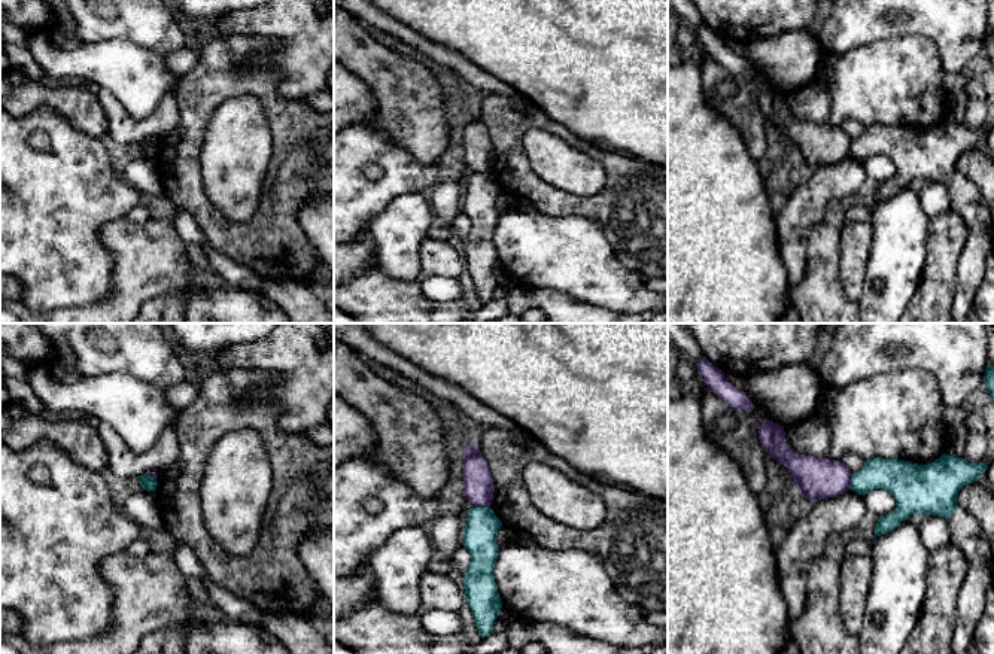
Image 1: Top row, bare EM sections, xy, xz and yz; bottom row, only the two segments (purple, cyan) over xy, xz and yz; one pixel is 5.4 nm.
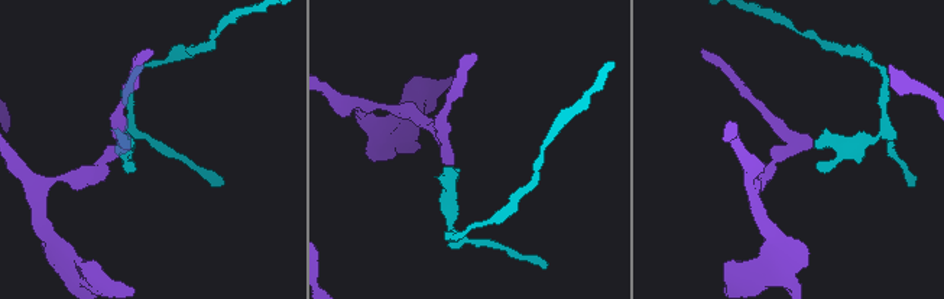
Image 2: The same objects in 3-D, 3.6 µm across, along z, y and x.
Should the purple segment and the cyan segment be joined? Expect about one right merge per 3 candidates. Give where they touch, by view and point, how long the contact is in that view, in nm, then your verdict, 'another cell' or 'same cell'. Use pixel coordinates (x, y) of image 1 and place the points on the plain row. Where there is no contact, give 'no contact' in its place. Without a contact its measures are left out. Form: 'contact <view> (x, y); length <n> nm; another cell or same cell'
contact xz (482, 172); length 100 nm; another cell

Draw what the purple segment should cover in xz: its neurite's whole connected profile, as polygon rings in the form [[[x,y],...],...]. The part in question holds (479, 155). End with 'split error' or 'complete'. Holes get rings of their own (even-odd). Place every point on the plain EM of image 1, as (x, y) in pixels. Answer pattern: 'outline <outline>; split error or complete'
outline [[[469,109],[463,121],[463,162],[472,173],[490,173],[493,167],[493,145],[480,115]]]; complete

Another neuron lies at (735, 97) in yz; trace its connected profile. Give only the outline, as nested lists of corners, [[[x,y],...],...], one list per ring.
[[[703,57],[700,66],[706,103],[736,128],[750,156],[760,161],[767,145],[767,119],[759,106],[759,92],[770,86],[766,77],[754,67],[751,77],[732,74],[711,57]]]

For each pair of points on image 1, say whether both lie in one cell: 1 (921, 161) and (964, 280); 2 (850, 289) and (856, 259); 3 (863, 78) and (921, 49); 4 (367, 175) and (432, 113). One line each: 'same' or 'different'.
1: same
2: same
3: same
4: different

